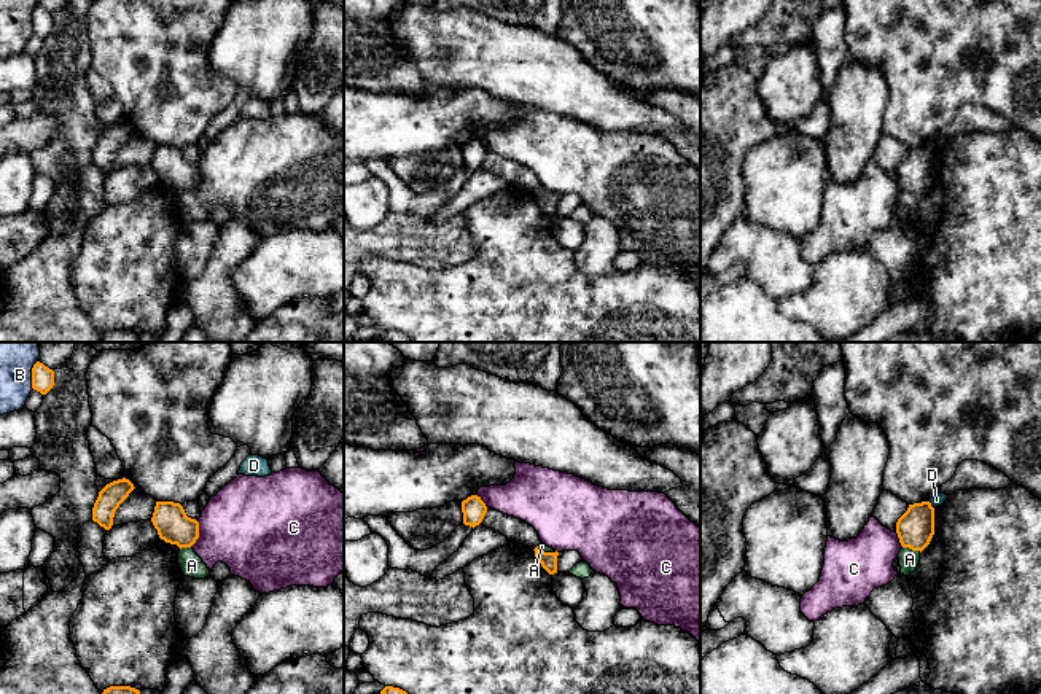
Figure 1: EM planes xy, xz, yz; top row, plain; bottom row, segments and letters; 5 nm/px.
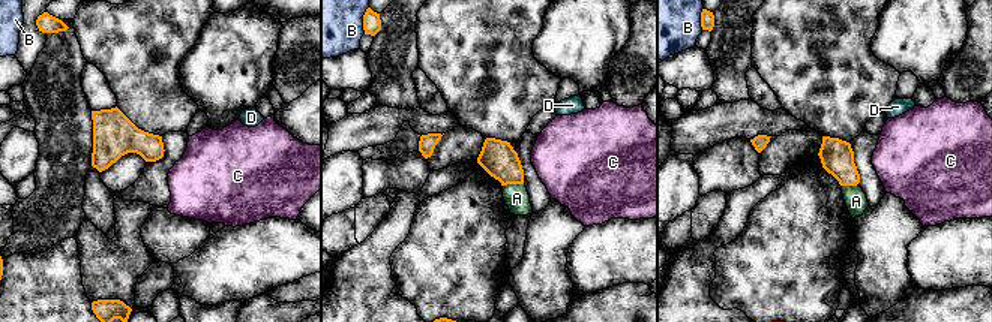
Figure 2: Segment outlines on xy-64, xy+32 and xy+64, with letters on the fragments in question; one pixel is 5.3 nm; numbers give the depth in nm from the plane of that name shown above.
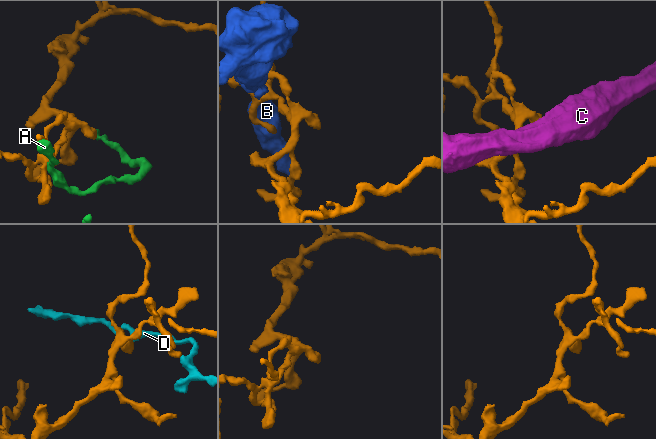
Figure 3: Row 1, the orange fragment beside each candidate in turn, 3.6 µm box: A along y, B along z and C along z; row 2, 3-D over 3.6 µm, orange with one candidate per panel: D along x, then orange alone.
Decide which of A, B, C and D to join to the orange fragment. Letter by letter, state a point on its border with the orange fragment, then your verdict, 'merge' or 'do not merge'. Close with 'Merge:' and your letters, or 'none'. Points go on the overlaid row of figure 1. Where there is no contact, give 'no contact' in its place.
A: yz (912, 549) | do not merge
B: xy (32, 374) | do not merge
C: xy (198, 534) | do not merge
D: yz (930, 505) | do not merge
Merge: none

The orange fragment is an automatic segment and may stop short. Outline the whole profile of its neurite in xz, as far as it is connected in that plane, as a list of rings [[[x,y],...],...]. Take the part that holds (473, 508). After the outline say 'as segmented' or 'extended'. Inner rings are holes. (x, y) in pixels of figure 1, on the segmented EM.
[[[471,495],[462,501],[463,524],[476,527],[482,522],[487,506],[478,495]]]; as segmented

